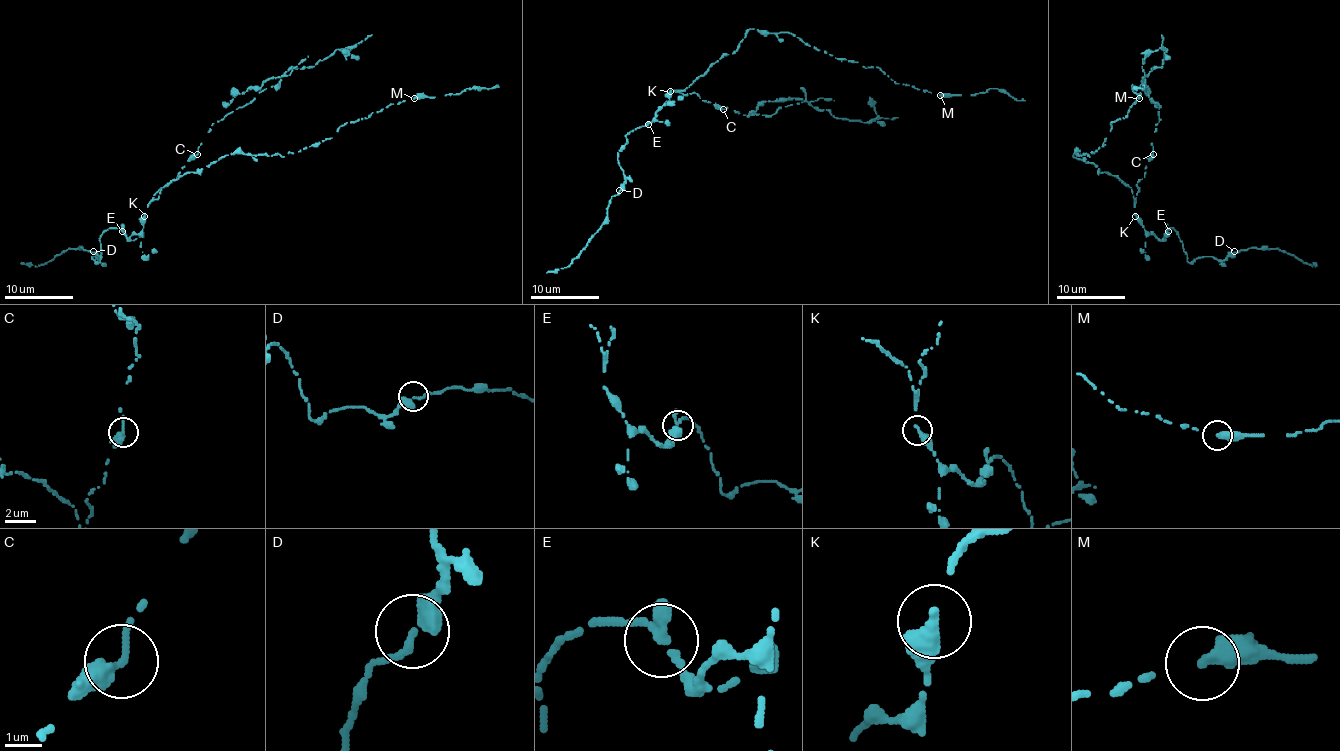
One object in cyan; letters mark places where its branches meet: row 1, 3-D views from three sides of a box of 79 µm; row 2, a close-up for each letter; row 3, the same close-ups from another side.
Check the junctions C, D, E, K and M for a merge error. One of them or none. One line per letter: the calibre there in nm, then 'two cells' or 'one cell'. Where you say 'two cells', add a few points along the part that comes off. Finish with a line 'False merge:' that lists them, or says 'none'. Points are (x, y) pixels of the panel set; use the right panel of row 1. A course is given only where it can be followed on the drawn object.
C: 320 nm thick; two cells; foreign part runs (1152, 154), (1159, 105), (1144, 90), (1142, 79), (1163, 66), (1166, 49), (1161, 35)
D: 280 nm thick; one cell
E: 280 nm thick; one cell
K: 300 nm thick; one cell
M: 300 nm thick; one cell
False merge: C

